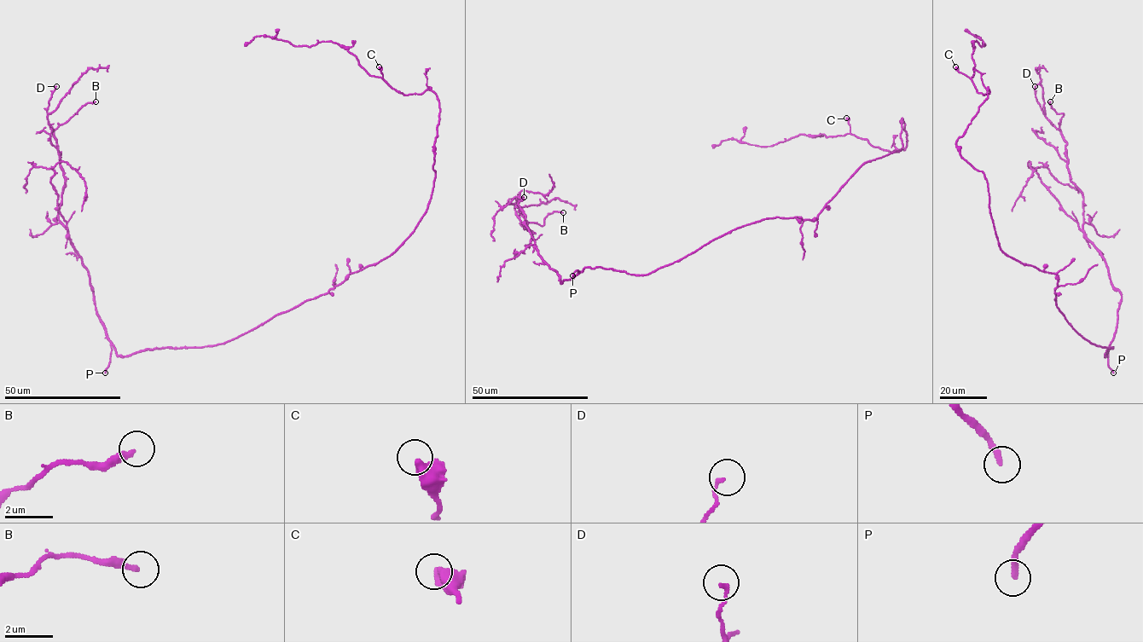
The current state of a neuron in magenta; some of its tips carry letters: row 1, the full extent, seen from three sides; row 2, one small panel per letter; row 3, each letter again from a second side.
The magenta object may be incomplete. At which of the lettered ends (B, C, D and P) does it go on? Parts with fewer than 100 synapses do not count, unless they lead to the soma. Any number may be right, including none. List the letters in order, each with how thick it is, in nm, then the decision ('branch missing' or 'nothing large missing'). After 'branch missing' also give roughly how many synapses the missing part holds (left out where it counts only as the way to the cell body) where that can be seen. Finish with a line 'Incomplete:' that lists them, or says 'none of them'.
B: calibre 240 nm; nothing large missing
C: calibre 500 nm; nothing large missing
D: calibre 140 nm; nothing large missing
P: calibre 240 nm; branch missing
Incomplete: P

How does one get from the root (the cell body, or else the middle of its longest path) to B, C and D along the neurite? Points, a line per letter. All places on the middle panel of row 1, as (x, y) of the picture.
B: (757, 221), (646, 274), (586, 267), (561, 283), (525, 245), (532, 233), (521, 223), (563, 212)
C: (757, 221), (815, 220), (865, 162), (902, 149), (902, 118), (907, 147), (873, 147), (850, 133), (846, 118)
D: (757, 221), (646, 274), (586, 267), (561, 283), (536, 246), (525, 245), (532, 233), (514, 205), (524, 197)

